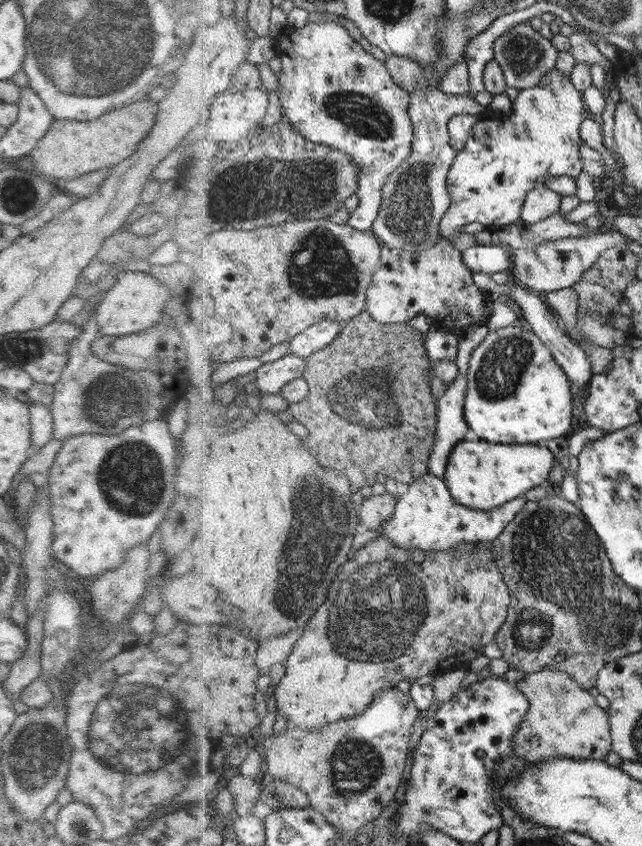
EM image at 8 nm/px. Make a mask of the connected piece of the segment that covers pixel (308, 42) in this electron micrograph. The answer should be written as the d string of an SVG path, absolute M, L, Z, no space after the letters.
M332 19L326 23L308 21L300 29L290 28L278 39L284 64L280 77L280 85L283 87L282 112L306 138L342 151L360 165L362 186L357 192L360 204L351 213L348 223L358 230L372 232L384 205L384 188L389 183L390 176L414 153L416 132L410 114L413 99L411 91L402 88L390 72L386 61L378 60L367 52L360 41L352 38L352 34L338 20Z

